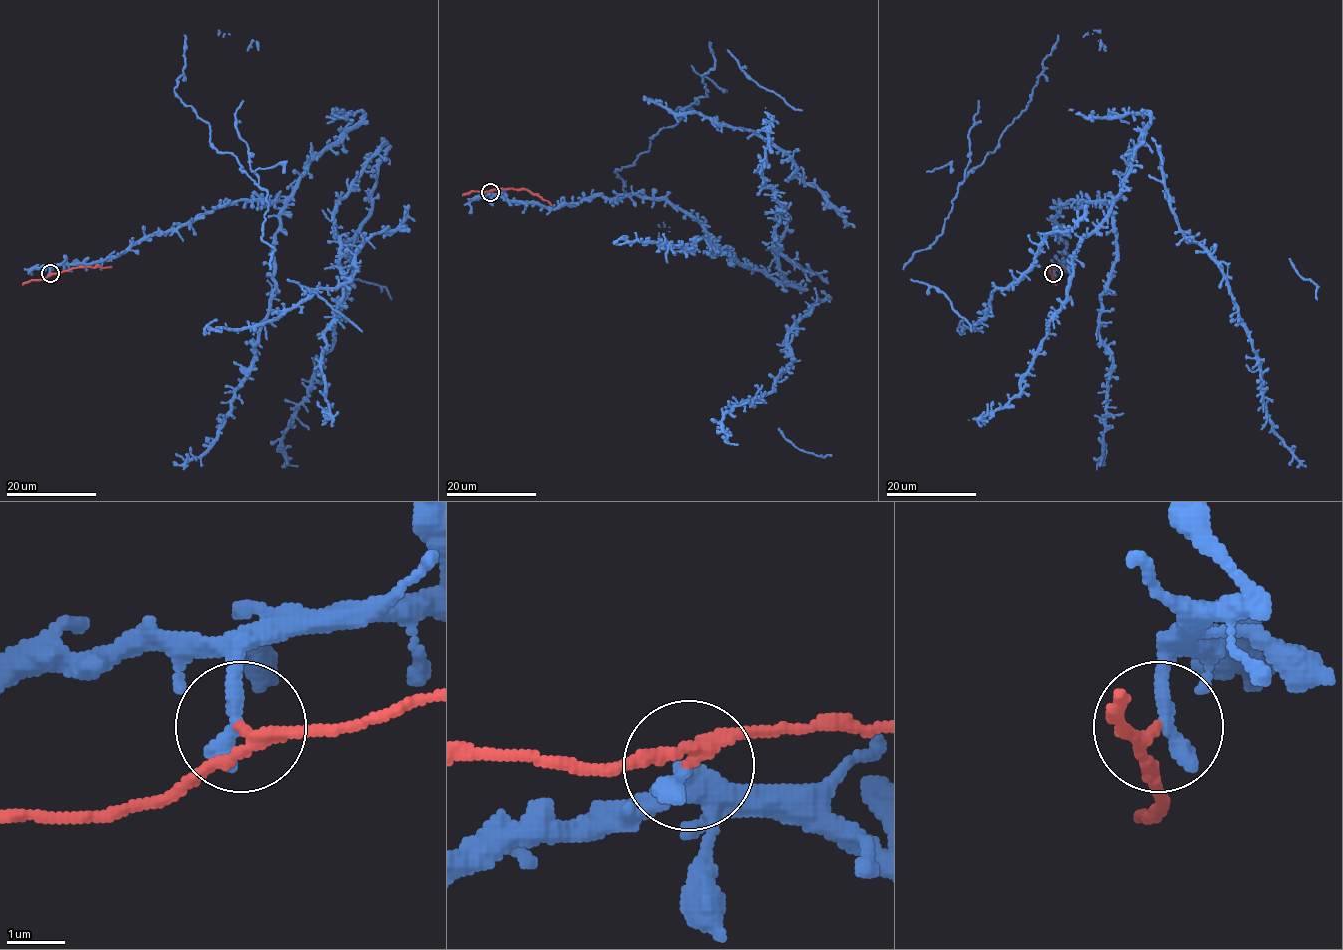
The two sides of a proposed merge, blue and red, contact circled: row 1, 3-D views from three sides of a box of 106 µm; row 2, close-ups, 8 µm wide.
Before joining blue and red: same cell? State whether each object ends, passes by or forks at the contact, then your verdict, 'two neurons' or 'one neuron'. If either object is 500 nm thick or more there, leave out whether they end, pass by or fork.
blue ends there; red passes by; two neurons

